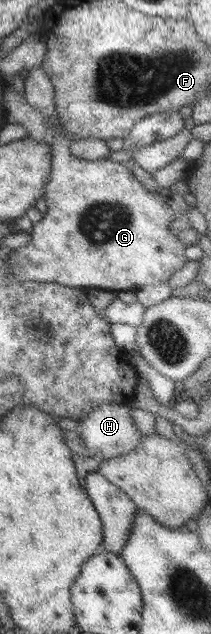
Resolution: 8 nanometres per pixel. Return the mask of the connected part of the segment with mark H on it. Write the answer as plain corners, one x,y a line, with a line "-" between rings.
101,403
95,405
85,417
78,421
79,428
76,433
81,437
84,447
87,449
87,455
99,456
103,460
131,452
142,437
132,425
129,413
134,412
130,404

